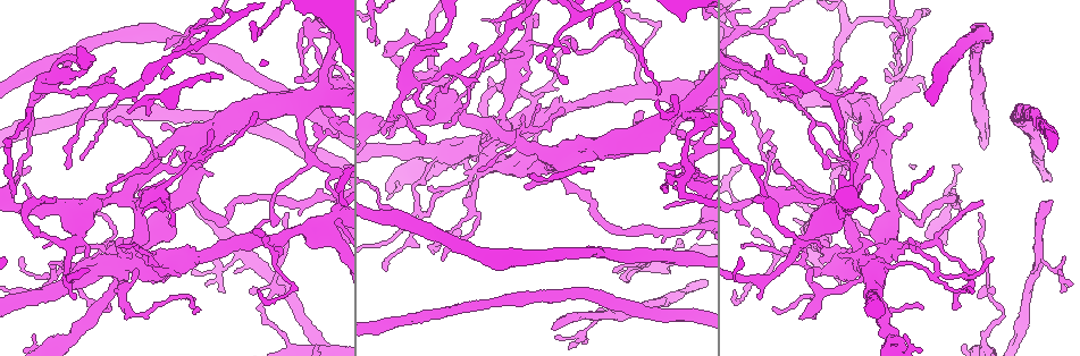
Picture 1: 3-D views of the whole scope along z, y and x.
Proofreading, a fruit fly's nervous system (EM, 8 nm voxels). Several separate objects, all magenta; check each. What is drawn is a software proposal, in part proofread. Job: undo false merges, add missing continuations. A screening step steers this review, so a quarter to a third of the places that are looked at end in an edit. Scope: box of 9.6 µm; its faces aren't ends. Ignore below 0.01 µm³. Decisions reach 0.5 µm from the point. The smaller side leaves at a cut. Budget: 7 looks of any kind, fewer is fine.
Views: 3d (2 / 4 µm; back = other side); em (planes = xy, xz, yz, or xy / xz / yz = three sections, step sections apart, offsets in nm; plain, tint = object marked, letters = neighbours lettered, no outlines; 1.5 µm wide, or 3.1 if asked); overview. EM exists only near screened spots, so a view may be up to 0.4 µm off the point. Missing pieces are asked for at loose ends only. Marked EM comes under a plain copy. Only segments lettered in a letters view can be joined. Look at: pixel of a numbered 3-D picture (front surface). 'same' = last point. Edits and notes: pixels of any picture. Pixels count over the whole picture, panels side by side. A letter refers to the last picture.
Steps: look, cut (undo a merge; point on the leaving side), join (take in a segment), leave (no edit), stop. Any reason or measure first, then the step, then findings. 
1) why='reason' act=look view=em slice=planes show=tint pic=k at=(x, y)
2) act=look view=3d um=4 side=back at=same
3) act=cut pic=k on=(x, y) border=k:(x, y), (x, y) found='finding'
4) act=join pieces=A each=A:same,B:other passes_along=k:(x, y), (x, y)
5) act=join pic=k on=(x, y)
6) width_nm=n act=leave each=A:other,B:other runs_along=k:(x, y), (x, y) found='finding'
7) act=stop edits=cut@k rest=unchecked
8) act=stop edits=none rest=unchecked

why='abrupt turn' act=look view=3d um=2 pic=1 at=(924, 218)

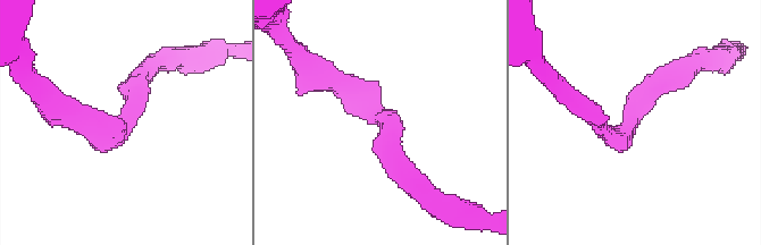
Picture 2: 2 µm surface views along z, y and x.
arm_widths_nm=170,200 why='now the EM' act=look view=em slice=yz step=8 show=letters pic=2 at=(121, 129)

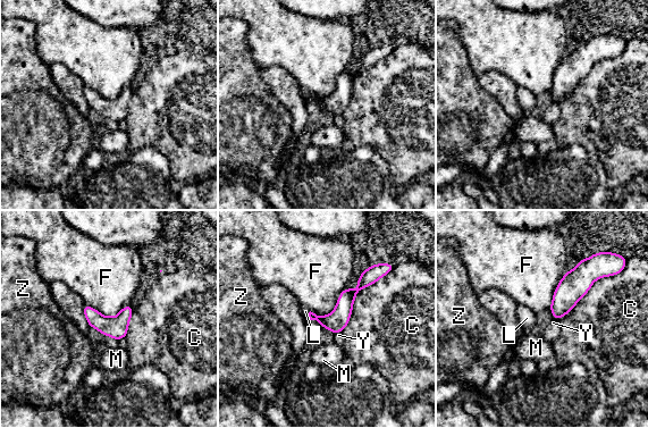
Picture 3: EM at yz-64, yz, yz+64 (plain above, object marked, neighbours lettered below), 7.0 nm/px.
act=look view=em slice=planes show=letters at=same

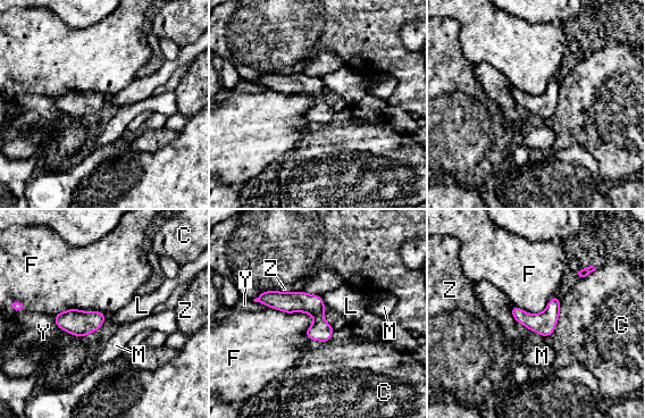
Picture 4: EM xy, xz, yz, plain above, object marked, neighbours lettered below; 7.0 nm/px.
width_nm=150 act=leave each=C:other,F:other,L:other,M:other,Y:other,Z:other runs_along=4:(261, 295), (304, 302), (328, 336) found='all the same cell'

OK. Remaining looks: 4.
why='thin end' act=look view=3d um=4 pic=1 at=(254, 230)

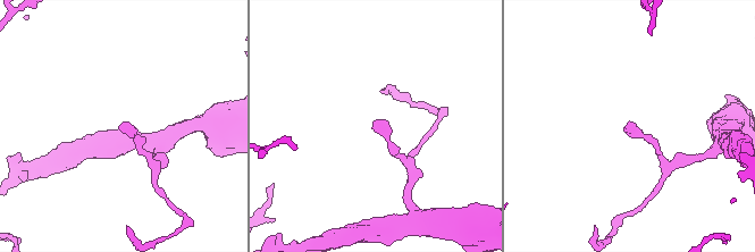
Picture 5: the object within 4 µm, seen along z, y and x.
act=look view=em slice=xz step=8 show=tint pic=5 at=(375, 122)

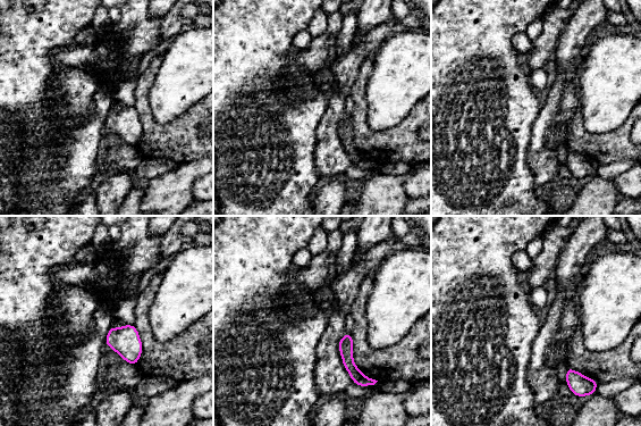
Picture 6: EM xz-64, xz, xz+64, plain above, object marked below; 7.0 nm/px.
why='cut it another way' act=look view=em slice=planes show=letters at=same

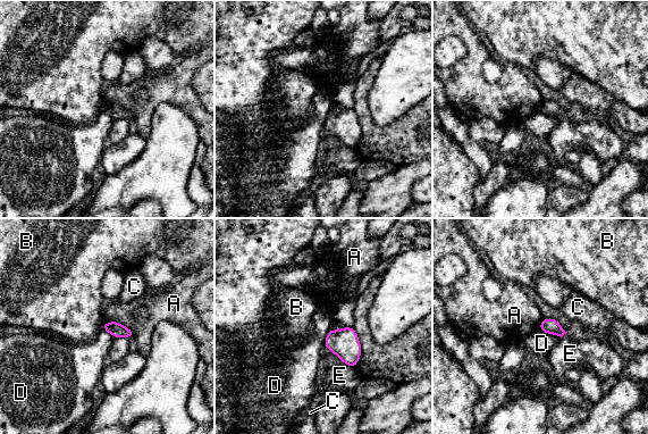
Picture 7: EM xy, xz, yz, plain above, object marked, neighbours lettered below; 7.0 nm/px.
act=leave each=A:other,B:other,C:other,D:other,E:other border=7:(538, 327), (544, 332), (561, 336) found='none of them fits'

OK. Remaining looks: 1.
act=stop edits=none rest=unchecked

